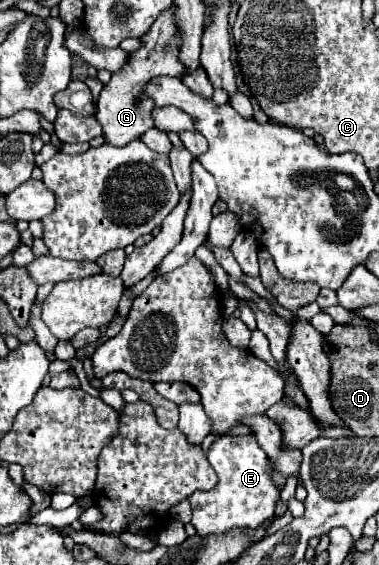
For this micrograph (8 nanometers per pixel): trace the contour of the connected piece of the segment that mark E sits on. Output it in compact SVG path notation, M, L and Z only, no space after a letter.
M254 433L250 435L224 435L216 439L208 451L208 461L218 475L216 487L210 491L194 491L190 495L192 525L200 537L226 535L230 531L254 531L264 521L274 517L276 503L280 501L278 485L272 479L272 465L268 455L258 447Z

